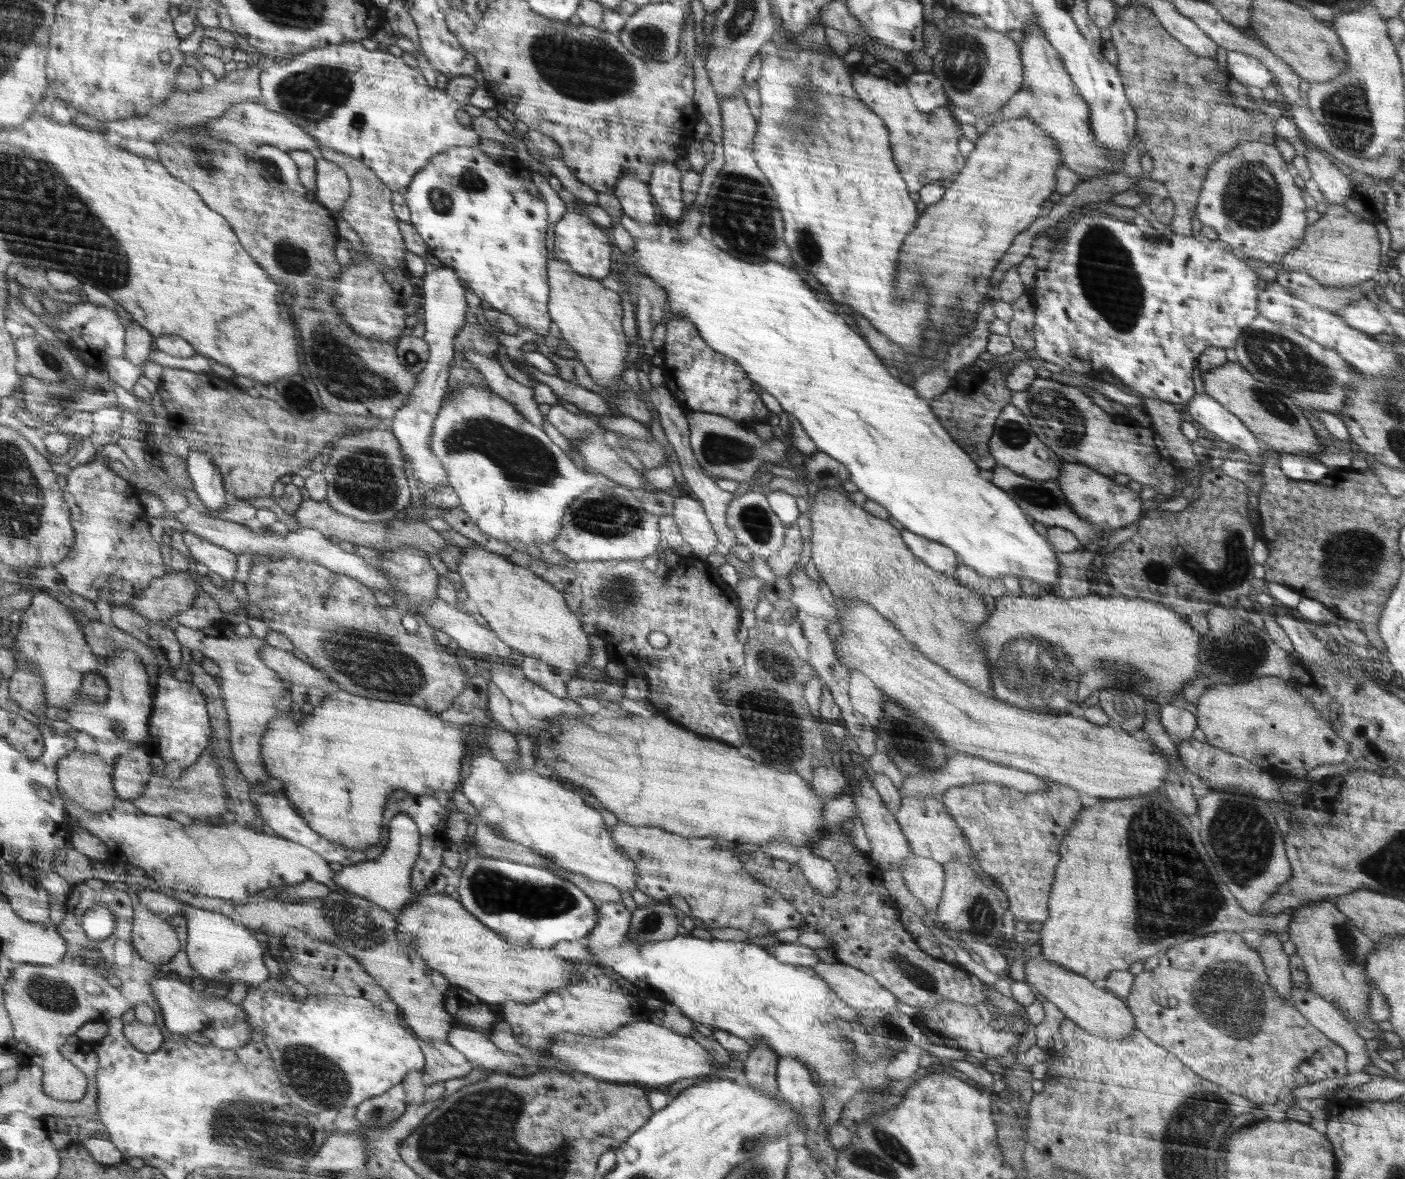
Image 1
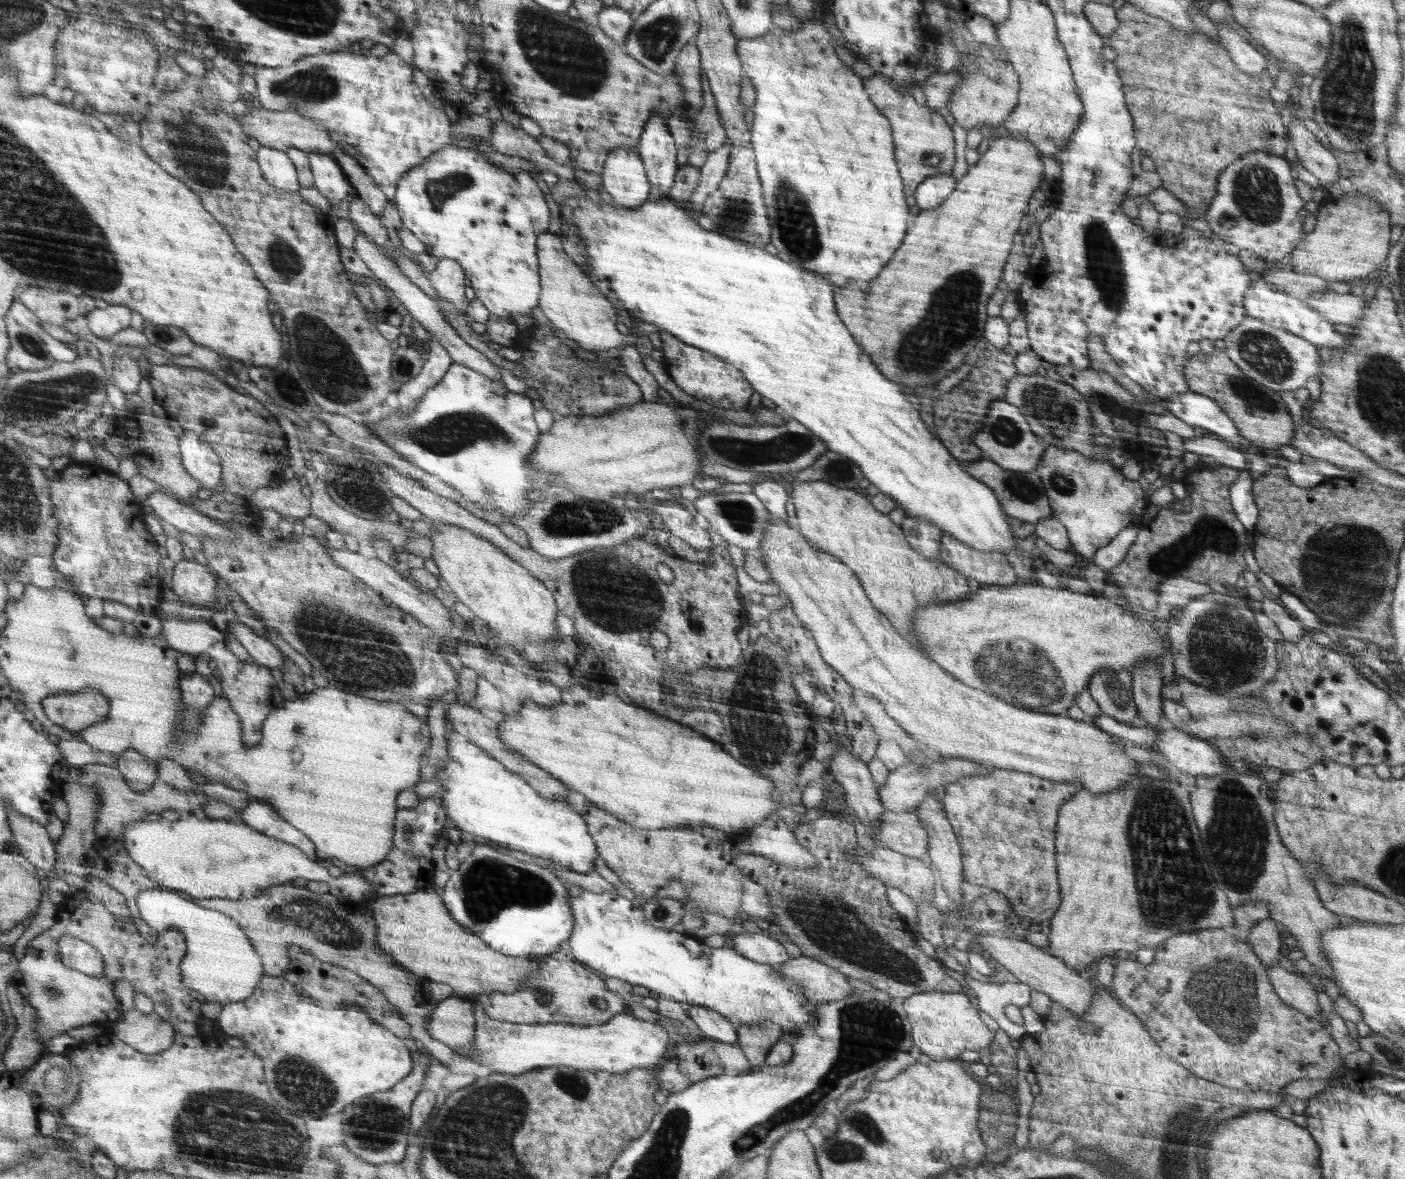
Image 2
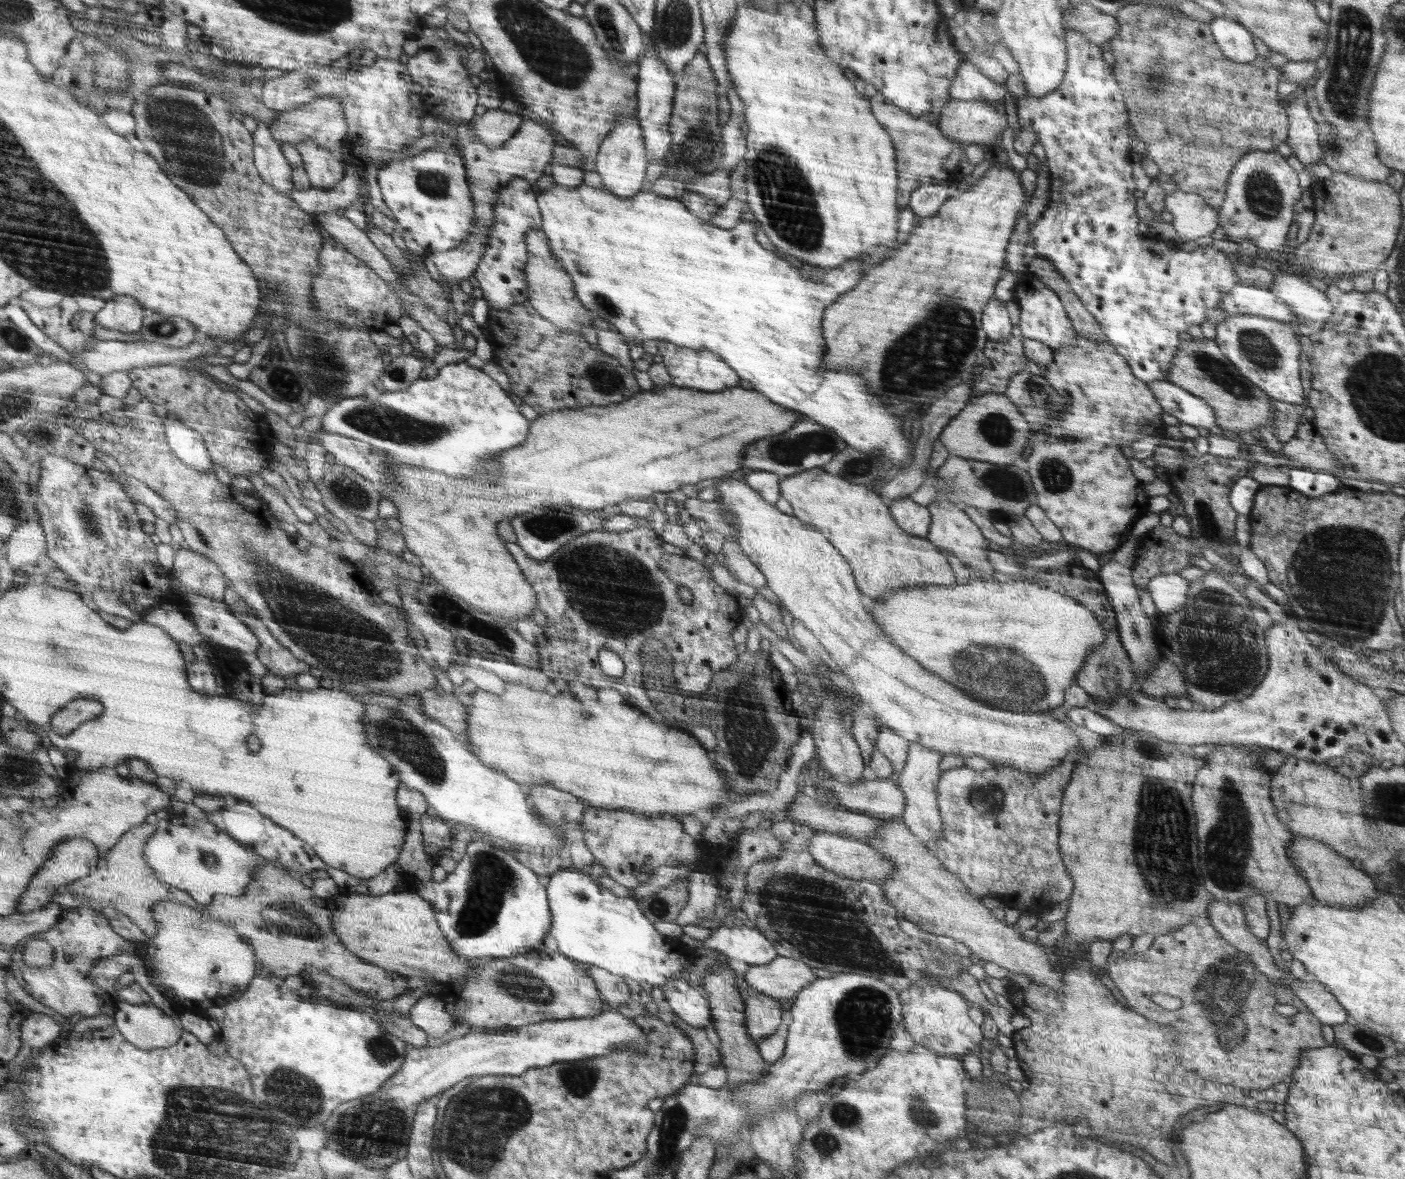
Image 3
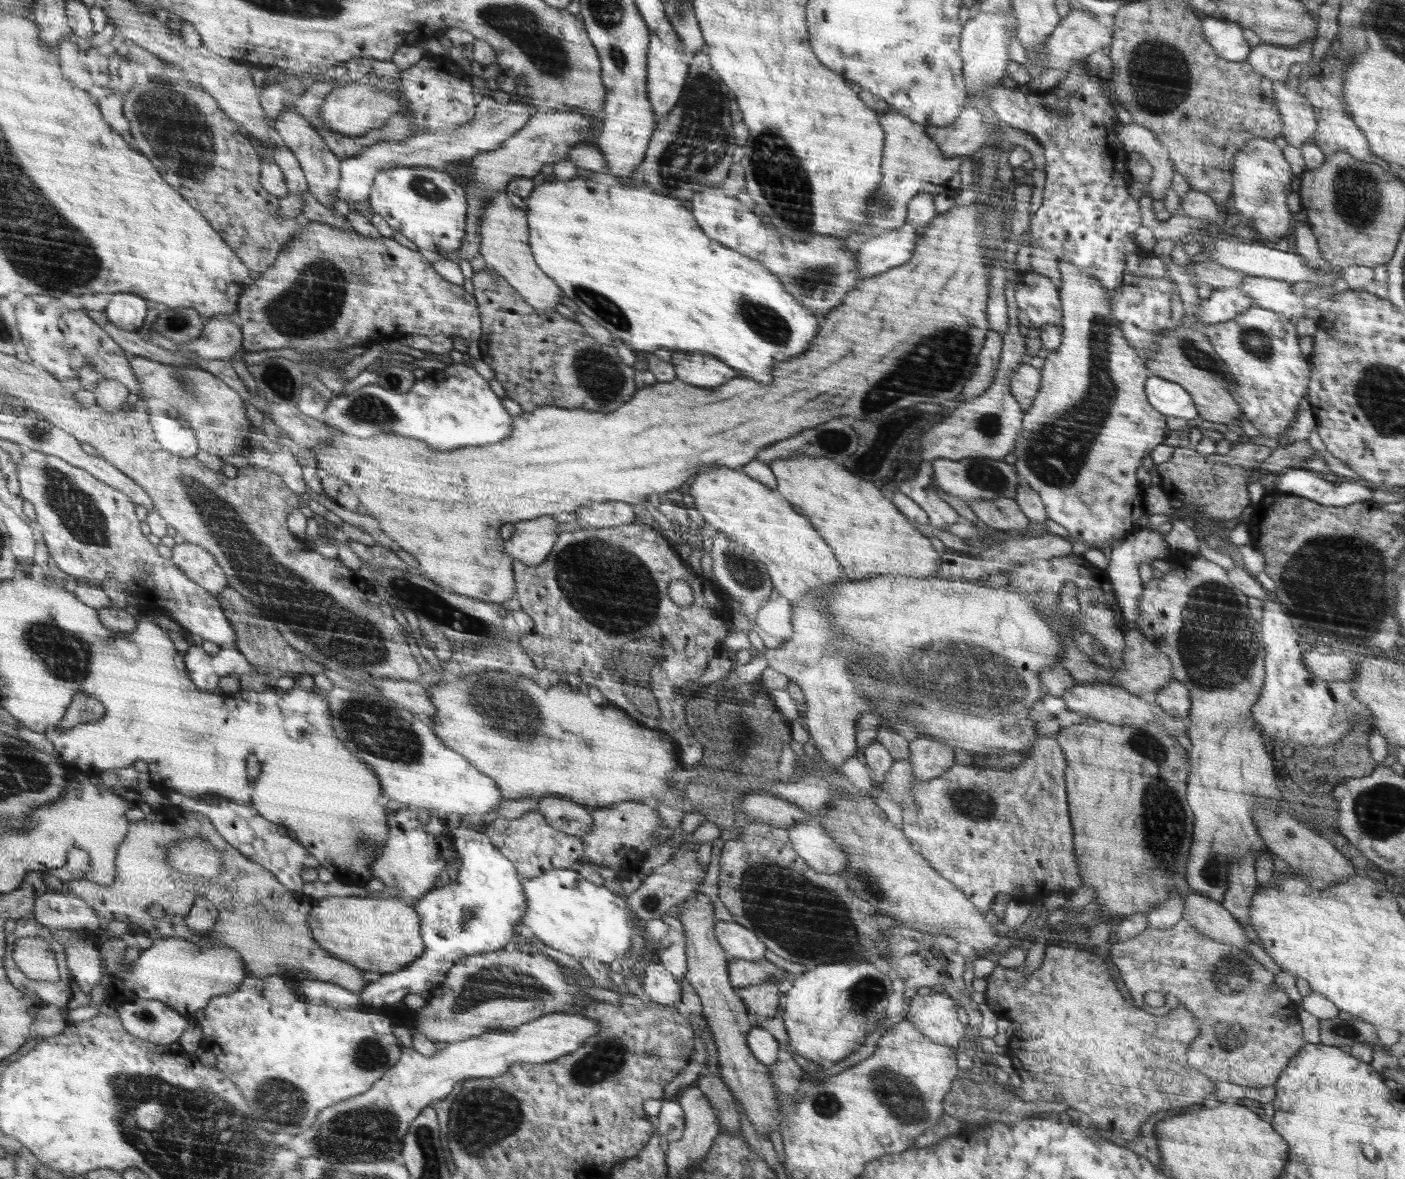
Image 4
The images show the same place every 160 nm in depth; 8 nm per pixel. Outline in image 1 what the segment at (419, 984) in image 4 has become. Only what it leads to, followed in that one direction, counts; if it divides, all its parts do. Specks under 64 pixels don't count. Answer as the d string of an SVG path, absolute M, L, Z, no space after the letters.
M506 858L465 859L460 884L457 887L458 898L470 914L476 915L486 926L502 935L516 947L534 947L553 949L561 941L578 941L589 936L600 920L598 903L586 896L575 884L560 878L546 868L526 866L510 862Z

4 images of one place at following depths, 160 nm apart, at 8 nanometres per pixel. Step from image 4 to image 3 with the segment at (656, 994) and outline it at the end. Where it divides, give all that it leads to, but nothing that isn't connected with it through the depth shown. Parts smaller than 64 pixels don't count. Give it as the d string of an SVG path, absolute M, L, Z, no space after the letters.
M674 979L661 986L672 1012L682 1021L698 1028L712 1025L711 1010L704 992L694 989L685 980Z

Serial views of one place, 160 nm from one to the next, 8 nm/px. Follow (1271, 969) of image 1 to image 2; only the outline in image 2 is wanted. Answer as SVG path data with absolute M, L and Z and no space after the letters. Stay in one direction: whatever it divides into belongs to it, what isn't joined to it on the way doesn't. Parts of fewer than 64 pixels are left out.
M1270 917L1256 921L1246 939L1264 966L1278 965L1278 958L1285 954L1280 927Z

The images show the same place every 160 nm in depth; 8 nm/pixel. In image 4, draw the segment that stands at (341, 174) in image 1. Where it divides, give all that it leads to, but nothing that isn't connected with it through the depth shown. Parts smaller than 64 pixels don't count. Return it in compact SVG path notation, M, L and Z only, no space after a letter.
M283 100L283 108L279 116L273 120L272 124L275 125L276 130L278 130L286 146L298 159L308 184L307 192L309 192L318 203L332 211L334 210L334 194L340 189L338 187L338 180L341 180L340 162L338 162L338 158L334 156L334 153L328 146L324 144L324 139L316 132L316 129L304 118L304 116L293 109L294 101L296 100Z

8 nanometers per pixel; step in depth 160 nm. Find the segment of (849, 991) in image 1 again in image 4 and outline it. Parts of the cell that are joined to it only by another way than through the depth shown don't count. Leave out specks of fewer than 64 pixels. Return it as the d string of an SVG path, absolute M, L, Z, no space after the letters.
M766 958L756 961L730 959L728 969L732 984L741 988L757 985L770 979L774 979L778 983L784 980L786 973L790 973L790 971L779 968Z

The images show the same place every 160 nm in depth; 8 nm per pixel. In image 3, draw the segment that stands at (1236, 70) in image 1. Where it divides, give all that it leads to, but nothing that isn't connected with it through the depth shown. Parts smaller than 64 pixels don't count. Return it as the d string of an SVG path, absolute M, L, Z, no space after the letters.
M1215 16L1209 24L1209 27L1215 43L1219 46L1219 49L1226 58L1229 58L1234 62L1251 63L1256 57L1258 57L1256 48L1252 42L1253 34L1239 22L1231 20L1230 18Z

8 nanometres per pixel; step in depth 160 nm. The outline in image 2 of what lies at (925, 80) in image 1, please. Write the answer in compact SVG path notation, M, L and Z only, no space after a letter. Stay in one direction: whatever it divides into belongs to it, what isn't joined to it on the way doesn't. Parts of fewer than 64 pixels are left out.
M956 71L931 74L925 85L922 86L926 102L928 102L927 105L931 109L937 110L946 105L951 99L951 94L961 82L963 82L963 78Z

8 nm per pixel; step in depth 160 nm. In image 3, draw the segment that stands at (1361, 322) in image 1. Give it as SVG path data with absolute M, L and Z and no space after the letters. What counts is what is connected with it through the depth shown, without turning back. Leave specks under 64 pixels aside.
M1278 272L1268 289L1281 298L1300 321L1325 323L1334 312L1326 293L1312 287L1306 277Z

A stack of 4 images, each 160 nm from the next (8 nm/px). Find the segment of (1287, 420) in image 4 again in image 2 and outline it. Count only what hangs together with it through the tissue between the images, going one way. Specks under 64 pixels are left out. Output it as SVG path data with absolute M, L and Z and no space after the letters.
M1248 317L1224 338L1228 358L1248 377L1272 391L1296 391L1312 376L1319 378L1318 346L1284 329Z

